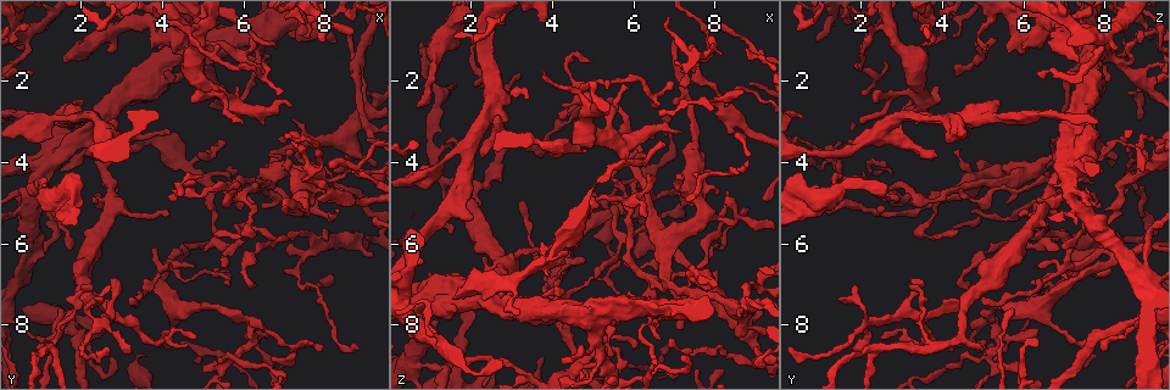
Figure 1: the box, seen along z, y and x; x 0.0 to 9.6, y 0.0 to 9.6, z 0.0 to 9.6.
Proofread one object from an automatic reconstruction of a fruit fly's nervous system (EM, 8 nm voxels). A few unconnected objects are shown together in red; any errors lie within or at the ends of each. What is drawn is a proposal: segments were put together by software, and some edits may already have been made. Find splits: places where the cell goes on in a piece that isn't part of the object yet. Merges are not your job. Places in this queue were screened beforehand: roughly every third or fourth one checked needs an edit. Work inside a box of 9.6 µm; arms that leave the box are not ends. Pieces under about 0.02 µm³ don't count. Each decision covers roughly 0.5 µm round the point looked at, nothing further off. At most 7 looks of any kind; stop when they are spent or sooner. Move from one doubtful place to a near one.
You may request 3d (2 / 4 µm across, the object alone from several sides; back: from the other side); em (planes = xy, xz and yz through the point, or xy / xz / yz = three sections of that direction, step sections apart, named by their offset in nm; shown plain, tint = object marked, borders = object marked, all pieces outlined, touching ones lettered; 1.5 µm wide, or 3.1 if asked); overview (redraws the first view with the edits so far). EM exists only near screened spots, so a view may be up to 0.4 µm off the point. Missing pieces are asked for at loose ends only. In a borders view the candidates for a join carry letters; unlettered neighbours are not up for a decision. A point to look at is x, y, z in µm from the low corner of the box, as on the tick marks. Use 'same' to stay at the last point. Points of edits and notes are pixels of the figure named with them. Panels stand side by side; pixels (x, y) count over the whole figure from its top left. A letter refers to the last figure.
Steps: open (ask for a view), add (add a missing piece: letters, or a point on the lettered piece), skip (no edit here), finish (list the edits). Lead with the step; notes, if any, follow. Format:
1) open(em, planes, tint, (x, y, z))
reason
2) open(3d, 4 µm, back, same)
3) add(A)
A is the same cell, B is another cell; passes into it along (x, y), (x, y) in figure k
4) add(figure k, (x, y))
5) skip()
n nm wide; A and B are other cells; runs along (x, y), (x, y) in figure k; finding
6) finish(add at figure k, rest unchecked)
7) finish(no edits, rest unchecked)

open(em, planes, borders, (2.20, 3.85, 3.80))
branch stops here

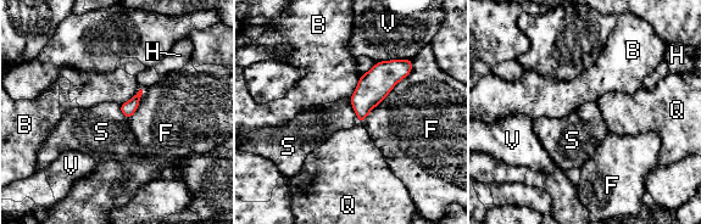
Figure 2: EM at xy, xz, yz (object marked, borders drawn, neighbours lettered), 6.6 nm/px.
skip()
B, F, H, Q, S and V are other cells; border along (350, 98), (350, 105), (359, 123) in figure 2; none of them fits

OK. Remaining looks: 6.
open(em, yz, step 4, borders, (4.30, 4.90, 2.95))
thin end

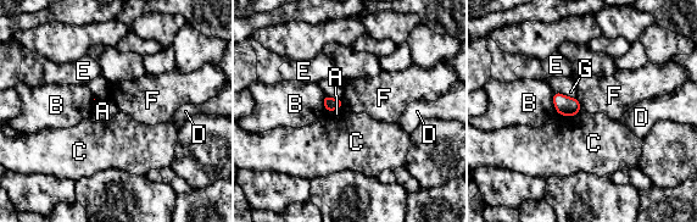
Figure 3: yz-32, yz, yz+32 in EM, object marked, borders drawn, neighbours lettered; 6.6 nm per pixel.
skip()
A, B, C, D, E, F and G are other cells; border along (575, 98), (583, 109) in figure 3; no lettered piece goes on from it

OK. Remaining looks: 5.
open(3d, 4 µm, (6.50, 1.85, 4.30))
branch stops here

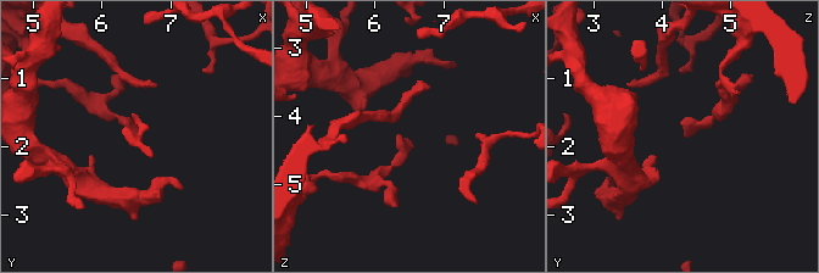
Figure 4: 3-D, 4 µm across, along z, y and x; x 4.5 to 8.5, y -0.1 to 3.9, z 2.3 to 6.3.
open(em, xz, step 8, tint, (6.50, 1.85, 4.35))

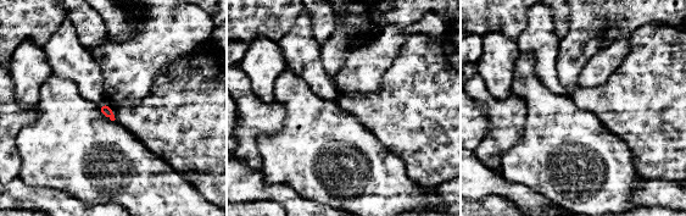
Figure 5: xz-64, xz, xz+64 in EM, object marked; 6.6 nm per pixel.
open(em, planes, borders, same)

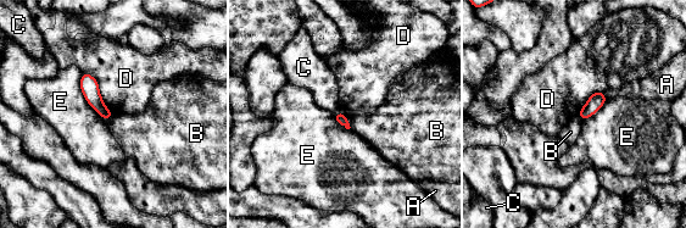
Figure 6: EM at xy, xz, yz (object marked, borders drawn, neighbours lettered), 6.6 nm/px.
skip()
A, B, C, D and E are other cells; border along (340, 111), (347, 118), (351, 127) in figure 6; none of them fits

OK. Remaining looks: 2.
finish(no edits, rest unchecked)

